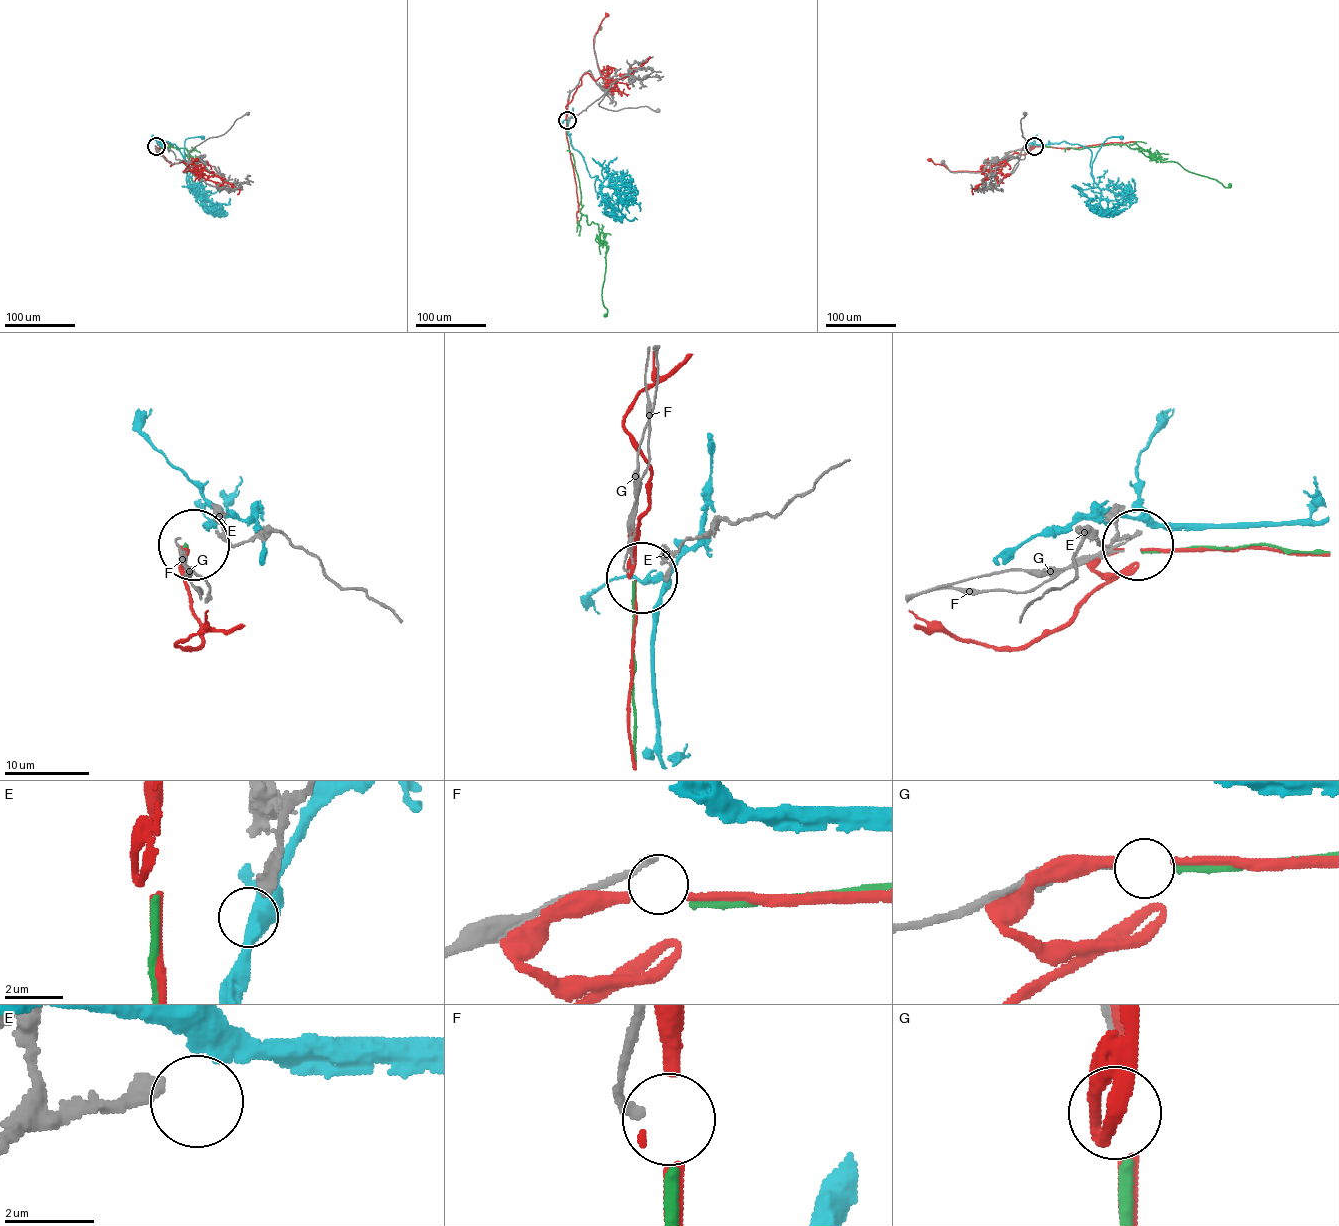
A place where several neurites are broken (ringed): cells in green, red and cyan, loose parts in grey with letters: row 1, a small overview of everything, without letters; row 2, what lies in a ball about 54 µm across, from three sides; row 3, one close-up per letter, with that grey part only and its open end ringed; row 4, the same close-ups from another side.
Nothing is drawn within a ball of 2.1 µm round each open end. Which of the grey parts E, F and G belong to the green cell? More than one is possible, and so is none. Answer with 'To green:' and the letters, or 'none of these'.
To green: G

